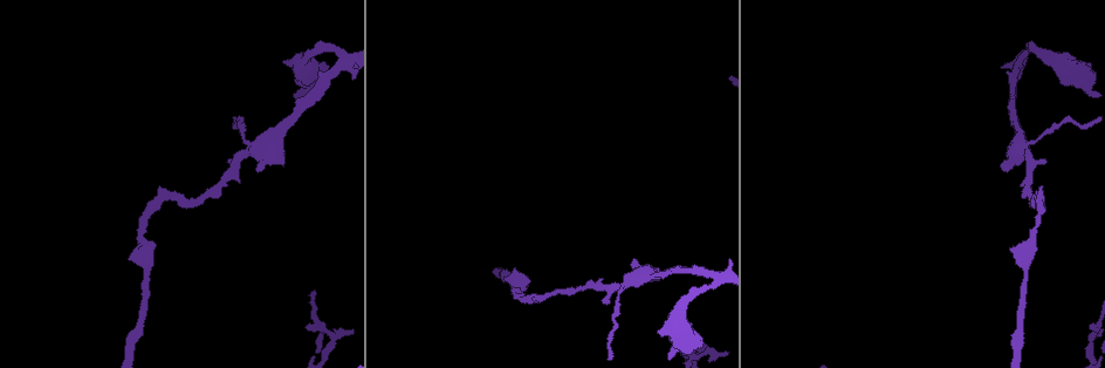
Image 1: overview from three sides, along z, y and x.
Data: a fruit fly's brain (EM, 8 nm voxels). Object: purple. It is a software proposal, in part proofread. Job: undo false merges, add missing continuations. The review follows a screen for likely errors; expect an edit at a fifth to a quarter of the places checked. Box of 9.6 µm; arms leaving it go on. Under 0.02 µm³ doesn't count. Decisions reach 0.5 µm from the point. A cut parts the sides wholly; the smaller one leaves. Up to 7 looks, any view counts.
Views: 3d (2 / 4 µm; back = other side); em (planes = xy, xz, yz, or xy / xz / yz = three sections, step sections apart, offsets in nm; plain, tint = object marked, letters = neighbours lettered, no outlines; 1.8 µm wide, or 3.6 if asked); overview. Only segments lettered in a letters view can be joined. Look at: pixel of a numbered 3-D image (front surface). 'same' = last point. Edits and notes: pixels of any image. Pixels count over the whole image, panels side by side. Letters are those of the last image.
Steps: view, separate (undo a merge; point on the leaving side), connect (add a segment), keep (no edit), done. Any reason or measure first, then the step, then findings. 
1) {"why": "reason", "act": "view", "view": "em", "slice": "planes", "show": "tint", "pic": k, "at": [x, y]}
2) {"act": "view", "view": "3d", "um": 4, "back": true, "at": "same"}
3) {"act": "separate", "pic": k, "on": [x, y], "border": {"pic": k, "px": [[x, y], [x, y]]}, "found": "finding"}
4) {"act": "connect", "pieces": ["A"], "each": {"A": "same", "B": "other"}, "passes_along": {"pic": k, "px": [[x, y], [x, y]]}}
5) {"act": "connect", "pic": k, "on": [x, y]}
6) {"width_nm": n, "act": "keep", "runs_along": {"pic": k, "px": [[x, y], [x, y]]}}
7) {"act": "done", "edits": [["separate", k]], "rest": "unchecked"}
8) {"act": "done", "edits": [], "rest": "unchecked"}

{"why": "stops while still wide", "act": "view", "view": "3d", "um": 4, "pic": 1, "at": [689, 351]}

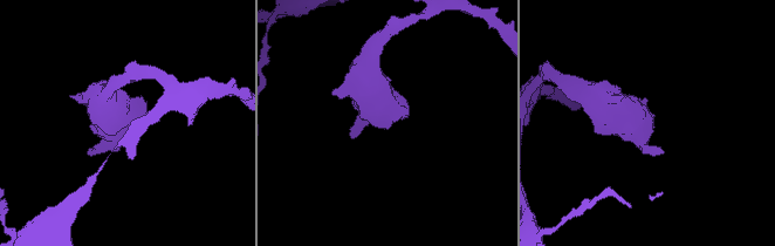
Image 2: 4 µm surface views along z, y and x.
{"act": "view", "view": "em", "um": 3.6, "slice": "xy", "step": 4, "show": "letters", "pic": 2, "at": [388, 125]}

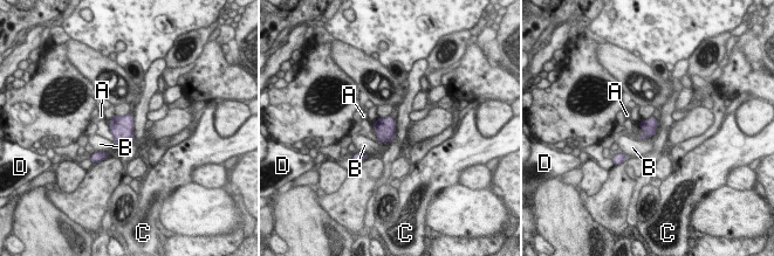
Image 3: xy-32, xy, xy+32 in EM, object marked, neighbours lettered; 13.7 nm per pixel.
{"why": "cut it another way", "act": "view", "view": "em", "um": 3.6, "slice": "yz", "step": 8, "show": "letters", "at": "same"}

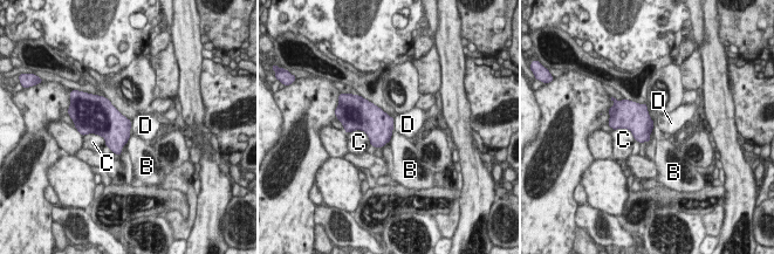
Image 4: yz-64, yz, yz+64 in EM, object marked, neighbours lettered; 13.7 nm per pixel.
{"act": "keep", "each": {"B": "other", "C": "other", "D": "other"}, "border": {"pic": 4, "px": [[394, 129], [389, 141]]}, "found": "none of them fits"}

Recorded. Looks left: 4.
{"why": "arms part here", "act": "view", "view": "3d", "um": 4, "pic": 1, "at": [1024, 55]}

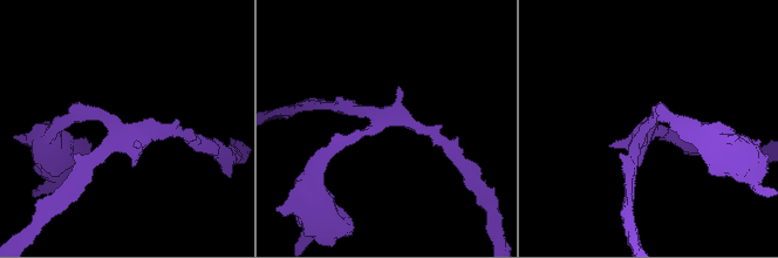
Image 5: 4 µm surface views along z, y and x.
{"act": "view", "view": "em", "slice": "yz", "step": 8, "show": "tint", "pic": 5, "at": [645, 124]}

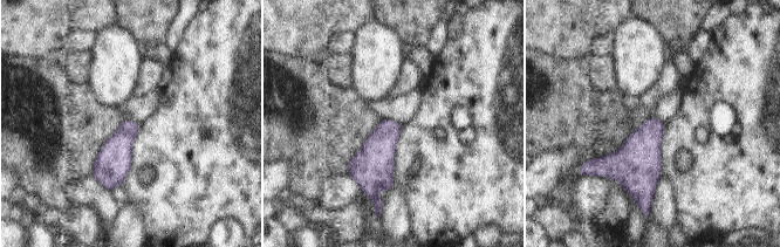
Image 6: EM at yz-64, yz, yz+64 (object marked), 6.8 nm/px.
{"act": "view", "view": "em", "slice": "planes", "show": "letters", "at": "same"}

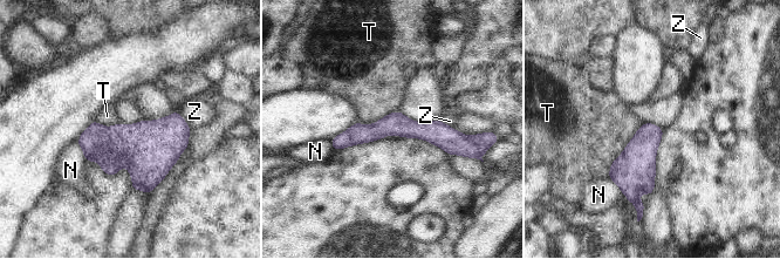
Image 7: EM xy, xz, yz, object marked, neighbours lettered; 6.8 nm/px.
{"longest_contact_nm": ["T", 440], "act": "keep", "each": {"N": "other", "T": "other", "Z": "other"}, "runs_along": {"pic": 7, "px": [[462, 141], [381, 128], [334, 142]]}, "found": "continuous, no second neuron"}

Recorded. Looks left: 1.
{"act": "done", "edits": [], "rest": "unchecked"}

